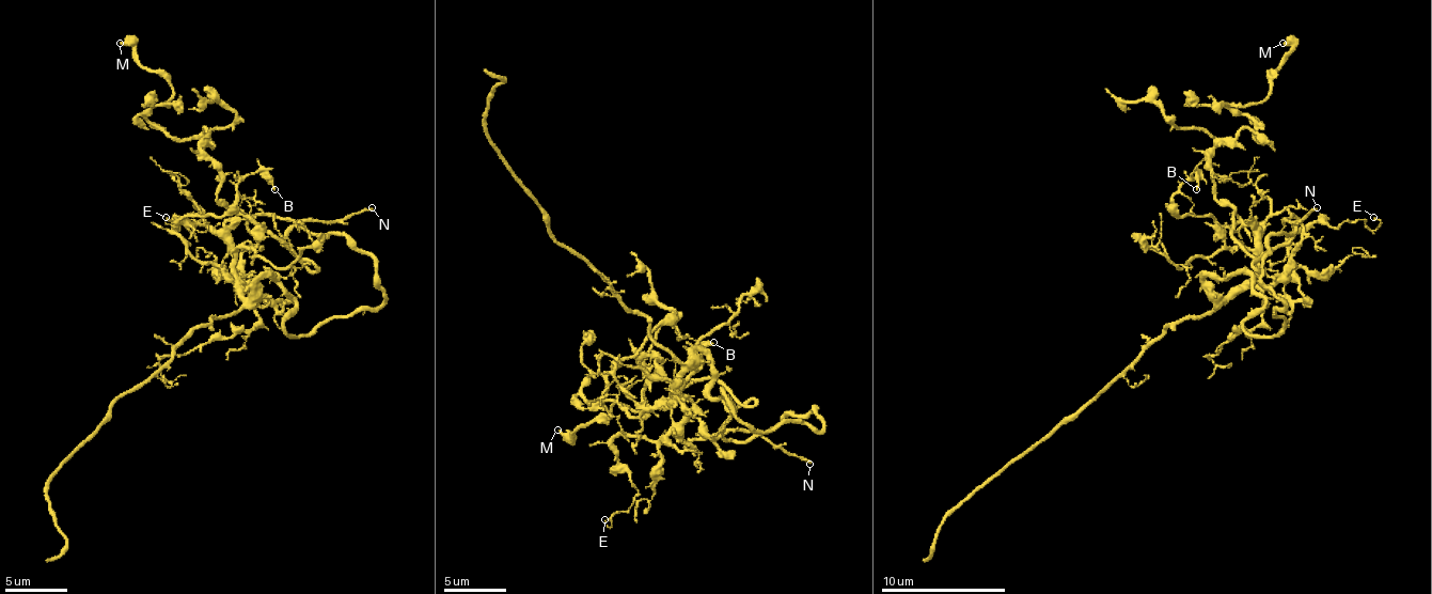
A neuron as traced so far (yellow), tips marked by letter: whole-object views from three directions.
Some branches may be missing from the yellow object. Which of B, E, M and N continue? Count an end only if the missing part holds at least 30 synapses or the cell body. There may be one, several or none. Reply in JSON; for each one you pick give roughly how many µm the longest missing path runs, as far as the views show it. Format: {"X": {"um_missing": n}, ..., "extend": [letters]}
{"extend": []}

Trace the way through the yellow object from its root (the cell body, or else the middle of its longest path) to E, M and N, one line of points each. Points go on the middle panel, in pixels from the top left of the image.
E: (782, 423), (713, 399), (701, 352), (670, 433), (614, 439), (639, 495), (604, 519)
M: (782, 423), (822, 417), (728, 442), (738, 402), (645, 355), (635, 408), (595, 373), (611, 417), (557, 430)
N: (782, 423), (713, 399), (701, 352), (682, 376), (686, 448), (751, 430), (809, 464)

